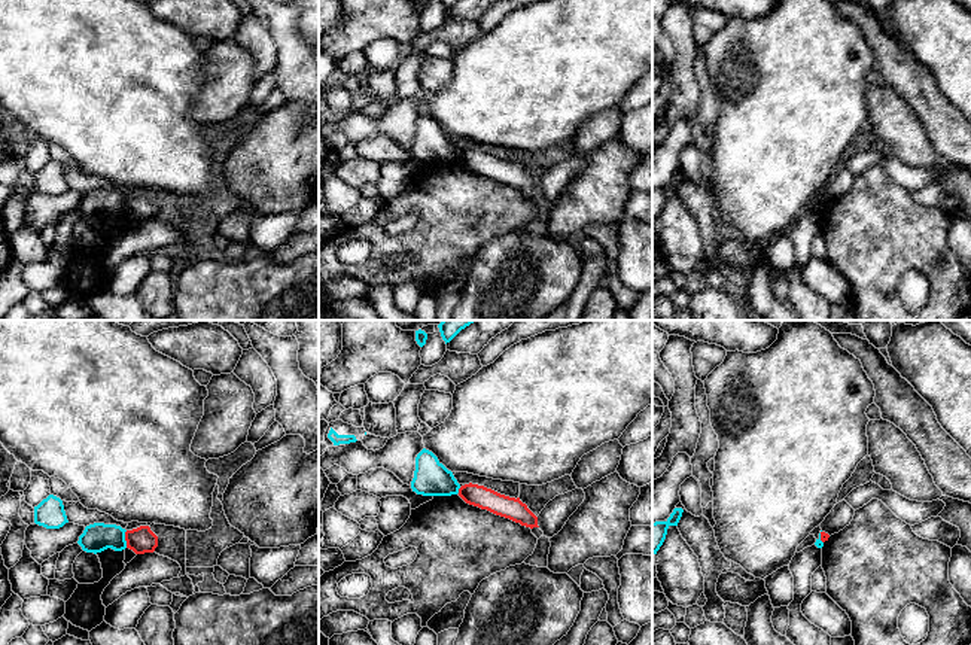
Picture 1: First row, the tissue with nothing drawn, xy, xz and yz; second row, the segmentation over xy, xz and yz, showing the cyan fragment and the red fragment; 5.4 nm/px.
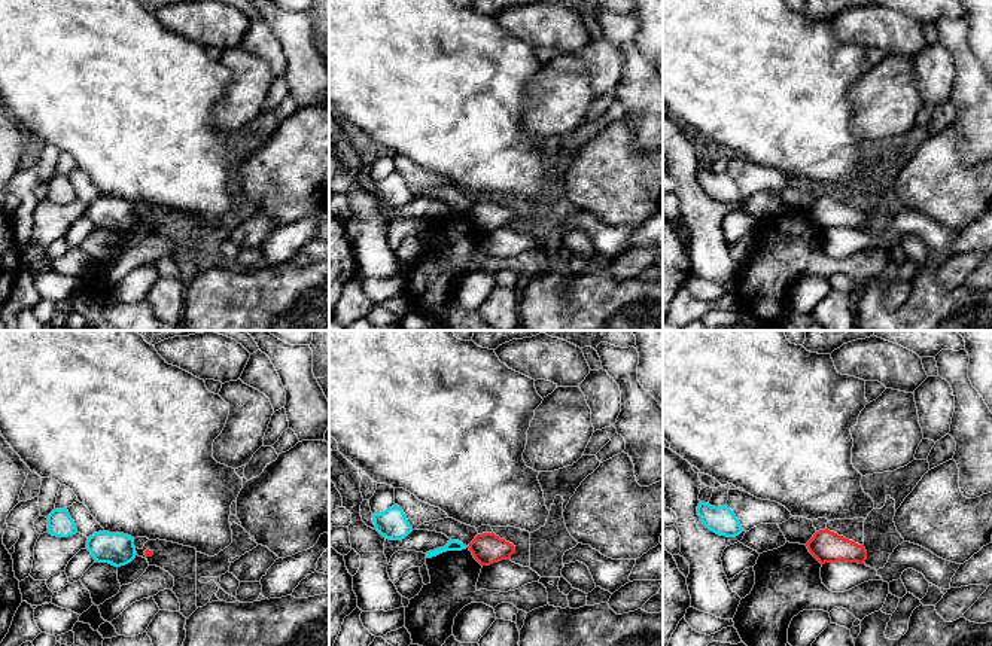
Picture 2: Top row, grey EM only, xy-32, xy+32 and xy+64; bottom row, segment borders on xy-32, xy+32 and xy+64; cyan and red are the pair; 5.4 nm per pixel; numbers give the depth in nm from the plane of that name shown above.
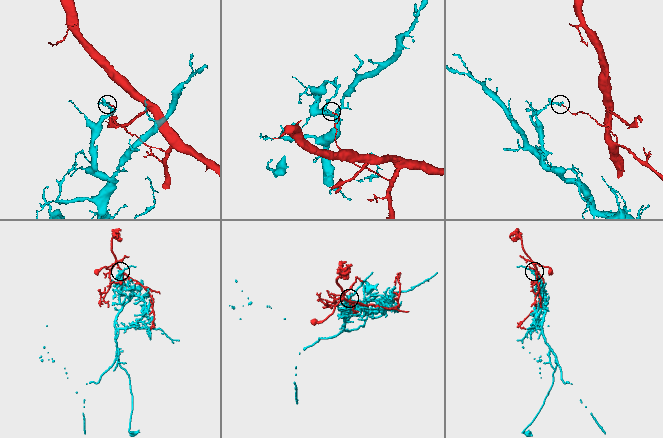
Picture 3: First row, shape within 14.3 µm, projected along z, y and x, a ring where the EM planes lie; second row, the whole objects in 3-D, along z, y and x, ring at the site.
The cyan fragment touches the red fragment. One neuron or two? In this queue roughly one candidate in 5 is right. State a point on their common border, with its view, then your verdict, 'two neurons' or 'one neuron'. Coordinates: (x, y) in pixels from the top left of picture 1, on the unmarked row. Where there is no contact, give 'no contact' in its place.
meets cyan in xy at (124, 206); two neurons

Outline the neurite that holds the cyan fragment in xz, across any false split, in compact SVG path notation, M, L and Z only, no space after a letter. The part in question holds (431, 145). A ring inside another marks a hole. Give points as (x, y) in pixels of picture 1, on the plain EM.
M423 115L416 124L411 155L423 162L451 162L459 159L460 150L432 118Z

